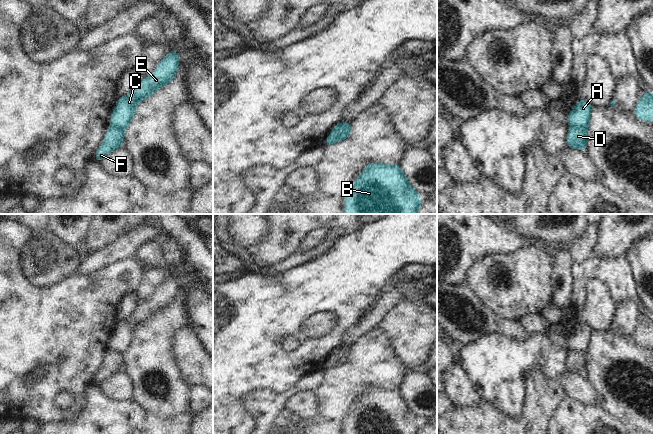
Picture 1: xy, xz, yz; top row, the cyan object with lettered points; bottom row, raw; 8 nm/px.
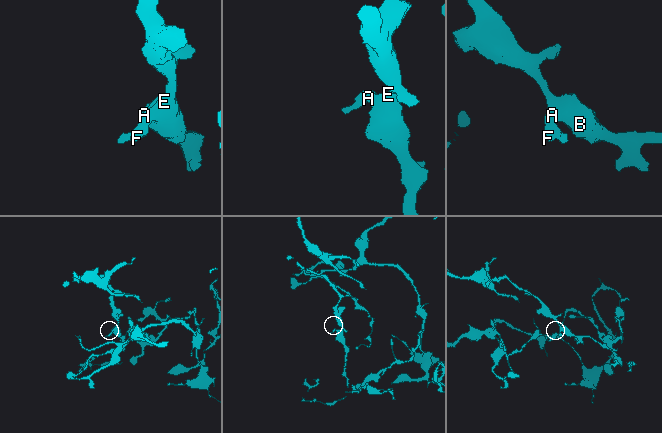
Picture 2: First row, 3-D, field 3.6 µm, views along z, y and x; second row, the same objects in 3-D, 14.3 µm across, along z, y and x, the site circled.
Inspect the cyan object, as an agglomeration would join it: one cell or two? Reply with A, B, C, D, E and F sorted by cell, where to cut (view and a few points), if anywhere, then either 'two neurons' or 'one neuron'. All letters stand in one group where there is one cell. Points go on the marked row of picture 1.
A B C E / D F | xz (341, 123), (338, 140) | two neurons

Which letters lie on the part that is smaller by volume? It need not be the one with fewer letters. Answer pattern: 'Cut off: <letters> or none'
Cut off: D, F

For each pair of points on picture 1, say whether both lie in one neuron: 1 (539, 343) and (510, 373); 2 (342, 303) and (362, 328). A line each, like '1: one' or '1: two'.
1: one
2: two

